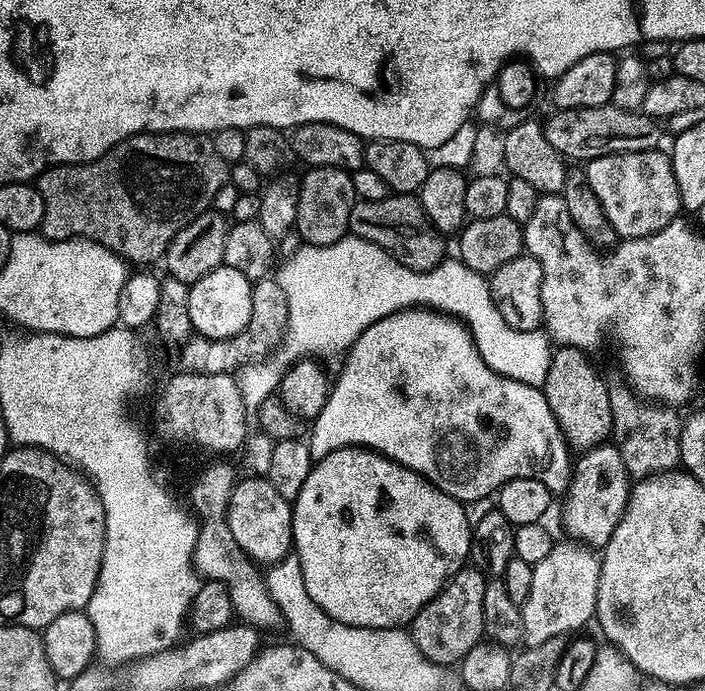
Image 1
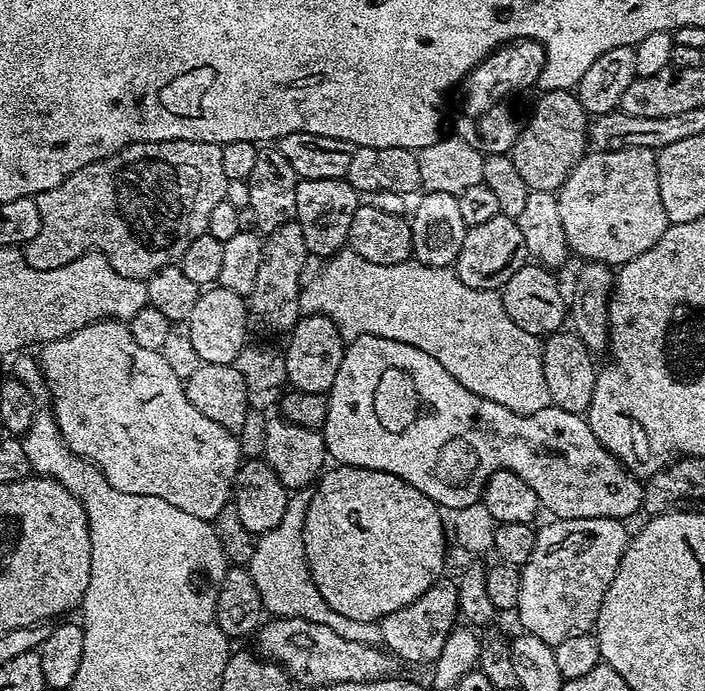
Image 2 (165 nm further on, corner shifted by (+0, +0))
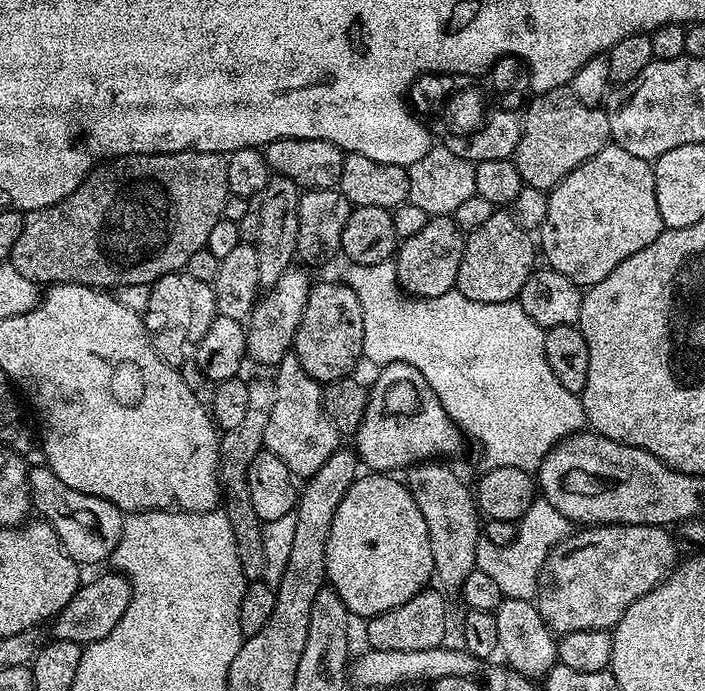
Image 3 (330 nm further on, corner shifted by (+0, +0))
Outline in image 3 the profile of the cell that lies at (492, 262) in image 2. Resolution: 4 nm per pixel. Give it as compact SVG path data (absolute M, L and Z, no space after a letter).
M492 211L484 225L467 233L462 262L458 266L455 291L461 292L474 302L516 300L522 286L526 286L526 282L537 267L538 248L533 237L531 240L528 236L531 236L529 229L523 228L511 211Z

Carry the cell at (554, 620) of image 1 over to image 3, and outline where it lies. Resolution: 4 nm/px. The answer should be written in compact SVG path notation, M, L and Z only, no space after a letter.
M601 524L581 527L560 541L548 556L546 583L538 592L540 613L553 633L615 628L629 606L664 583L676 567L676 544L668 532L667 527L658 524Z

